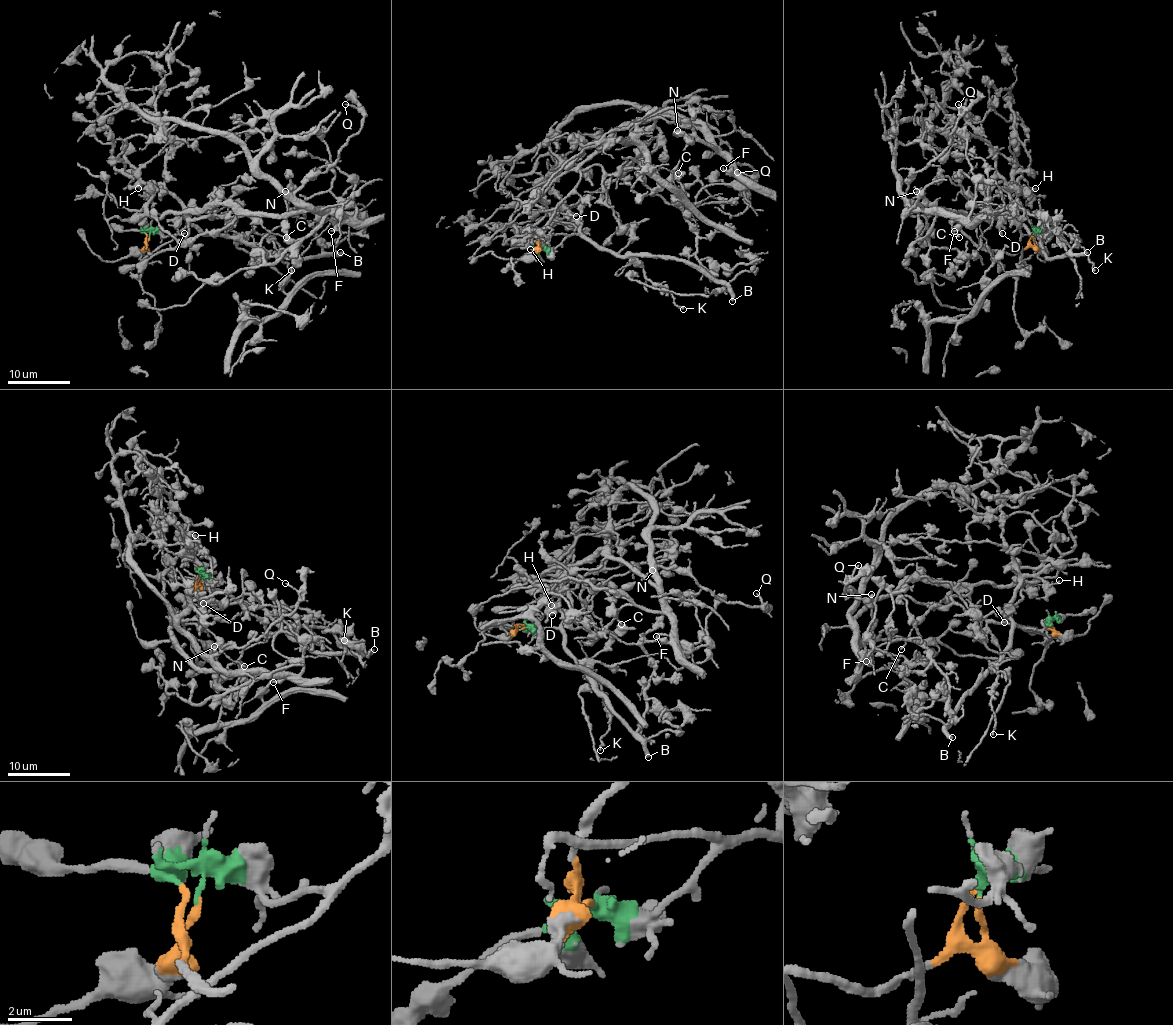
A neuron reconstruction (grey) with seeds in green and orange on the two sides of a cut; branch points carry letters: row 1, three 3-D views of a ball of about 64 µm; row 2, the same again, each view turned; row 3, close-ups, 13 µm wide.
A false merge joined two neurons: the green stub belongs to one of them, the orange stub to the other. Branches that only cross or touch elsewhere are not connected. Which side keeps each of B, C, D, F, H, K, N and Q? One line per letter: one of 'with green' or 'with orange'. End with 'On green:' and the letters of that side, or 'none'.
B: with green
C: with orange
D: with green
F: with orange
H: with green
K: with green
N: with orange
Q: with orange
On green: B, D, H, K

